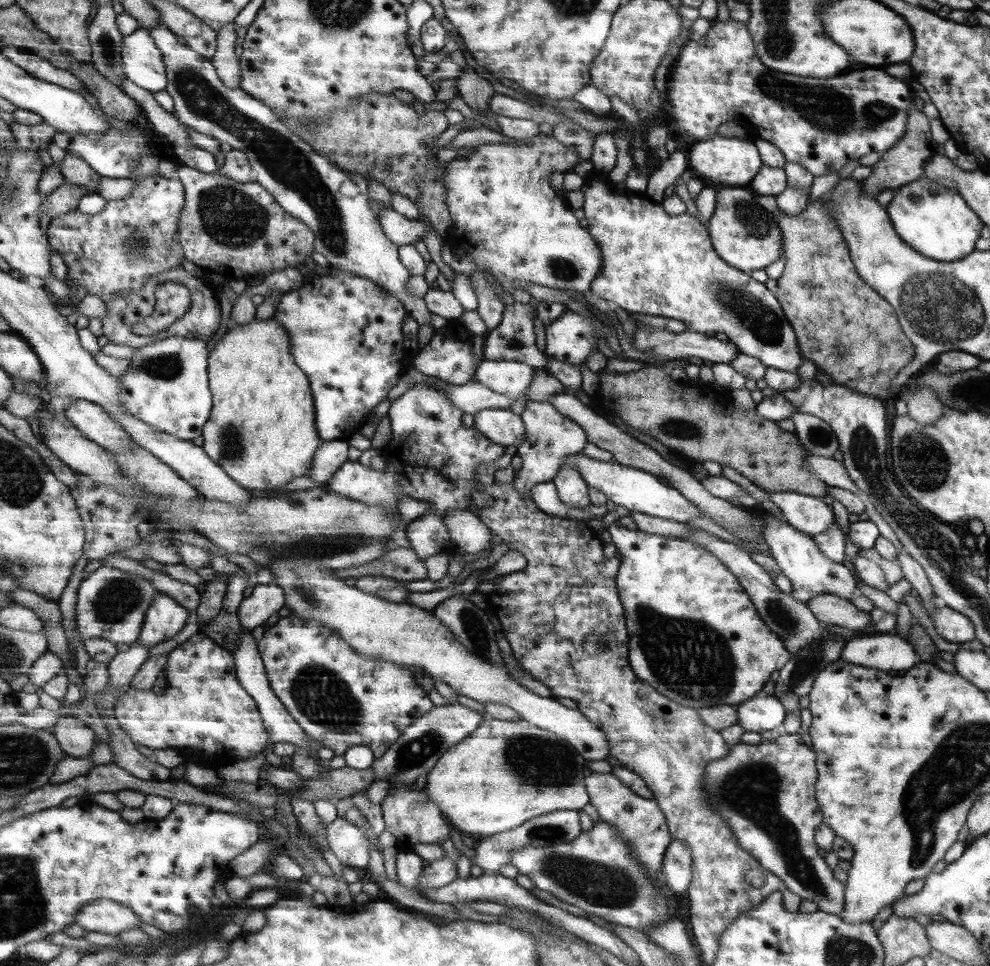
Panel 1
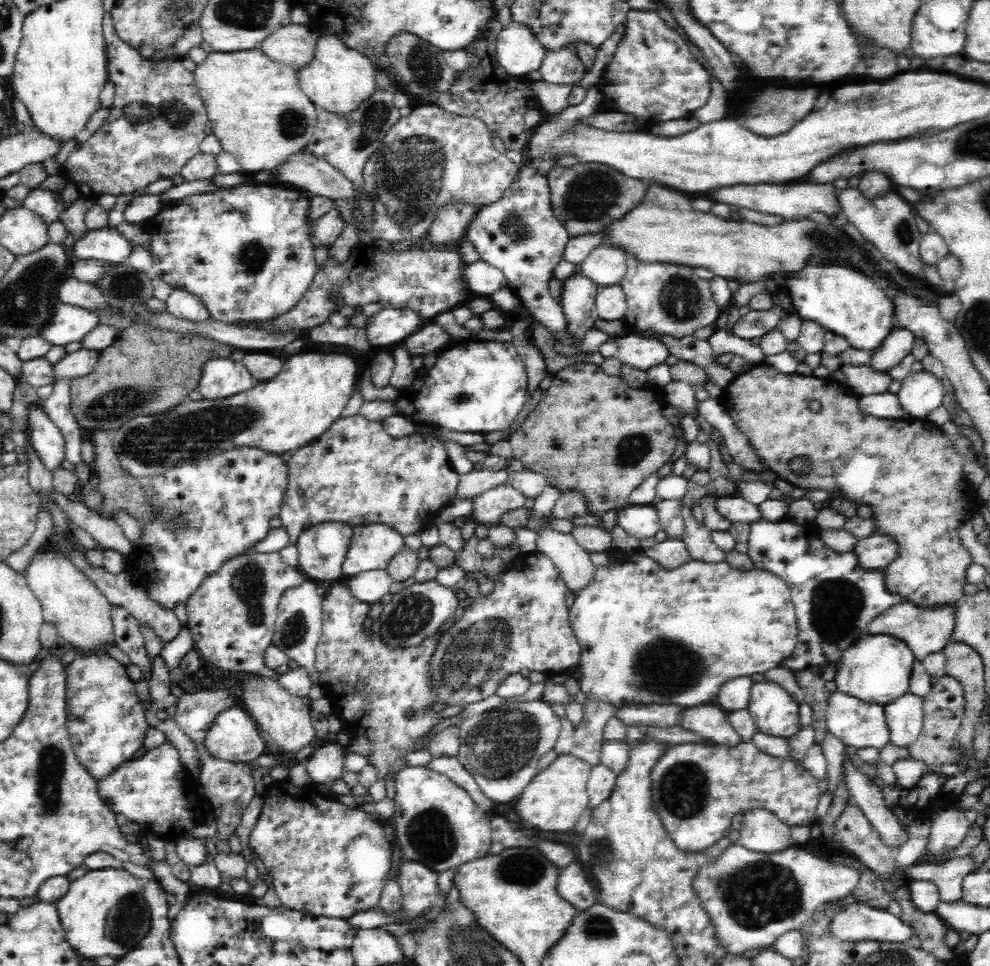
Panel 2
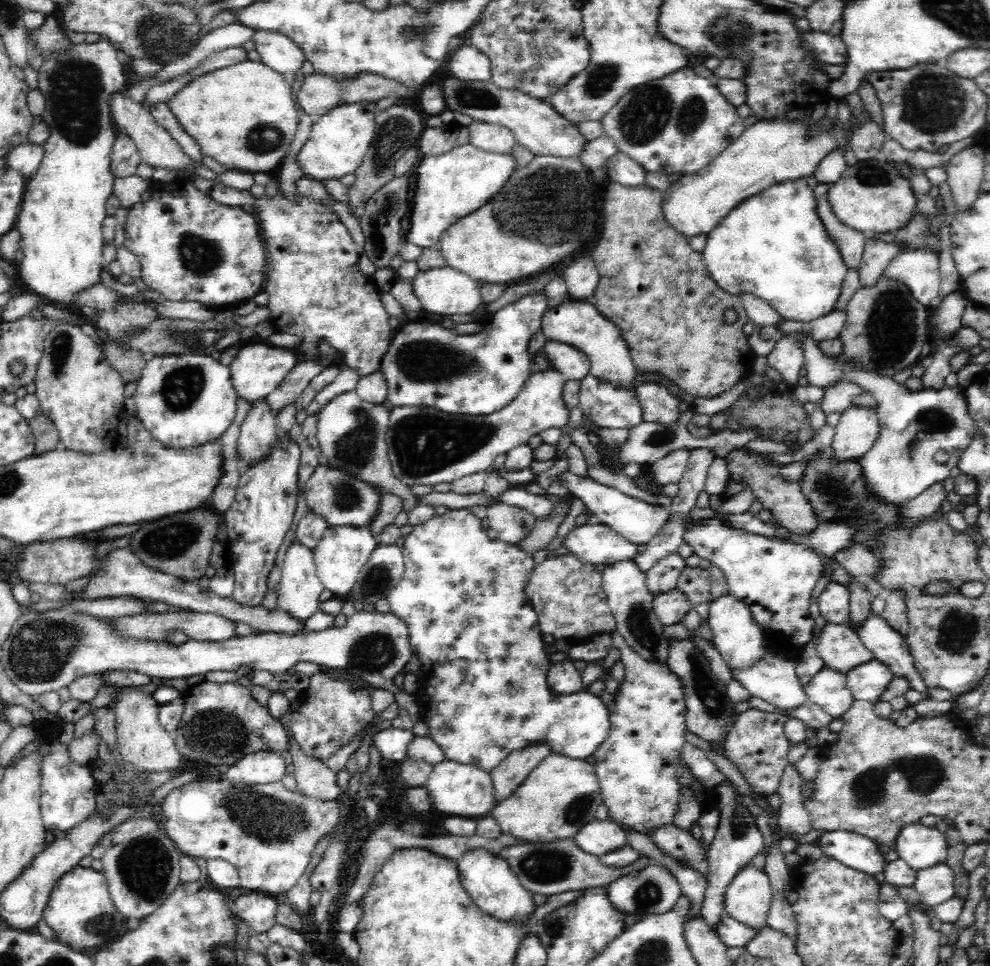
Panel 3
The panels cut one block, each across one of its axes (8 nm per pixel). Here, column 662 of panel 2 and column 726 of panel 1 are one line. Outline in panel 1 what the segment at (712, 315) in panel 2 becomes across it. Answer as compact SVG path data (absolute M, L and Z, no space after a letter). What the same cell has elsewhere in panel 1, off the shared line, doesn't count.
M595 170L583 179L578 190L583 194L580 208L587 220L588 233L596 241L601 254L601 269L588 288L593 294L629 314L671 317L684 322L689 331L704 335L724 332L739 353L757 358L766 367L796 374L803 358L792 325L788 323L777 296L749 274L728 265L712 247L711 237L697 219L691 218L687 212L671 216L655 202L616 194L607 178Z

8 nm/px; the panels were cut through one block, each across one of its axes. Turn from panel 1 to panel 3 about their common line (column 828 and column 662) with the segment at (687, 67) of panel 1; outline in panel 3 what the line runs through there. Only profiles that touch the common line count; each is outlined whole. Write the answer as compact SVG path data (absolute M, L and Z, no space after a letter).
M685 67L627 92L618 104L602 117L601 123L605 135L612 137L616 142L617 150L639 162L644 172L660 172L665 175L682 172L685 175L708 166L726 147L733 144L745 130L742 121L734 105L724 99L712 79L699 76Z

